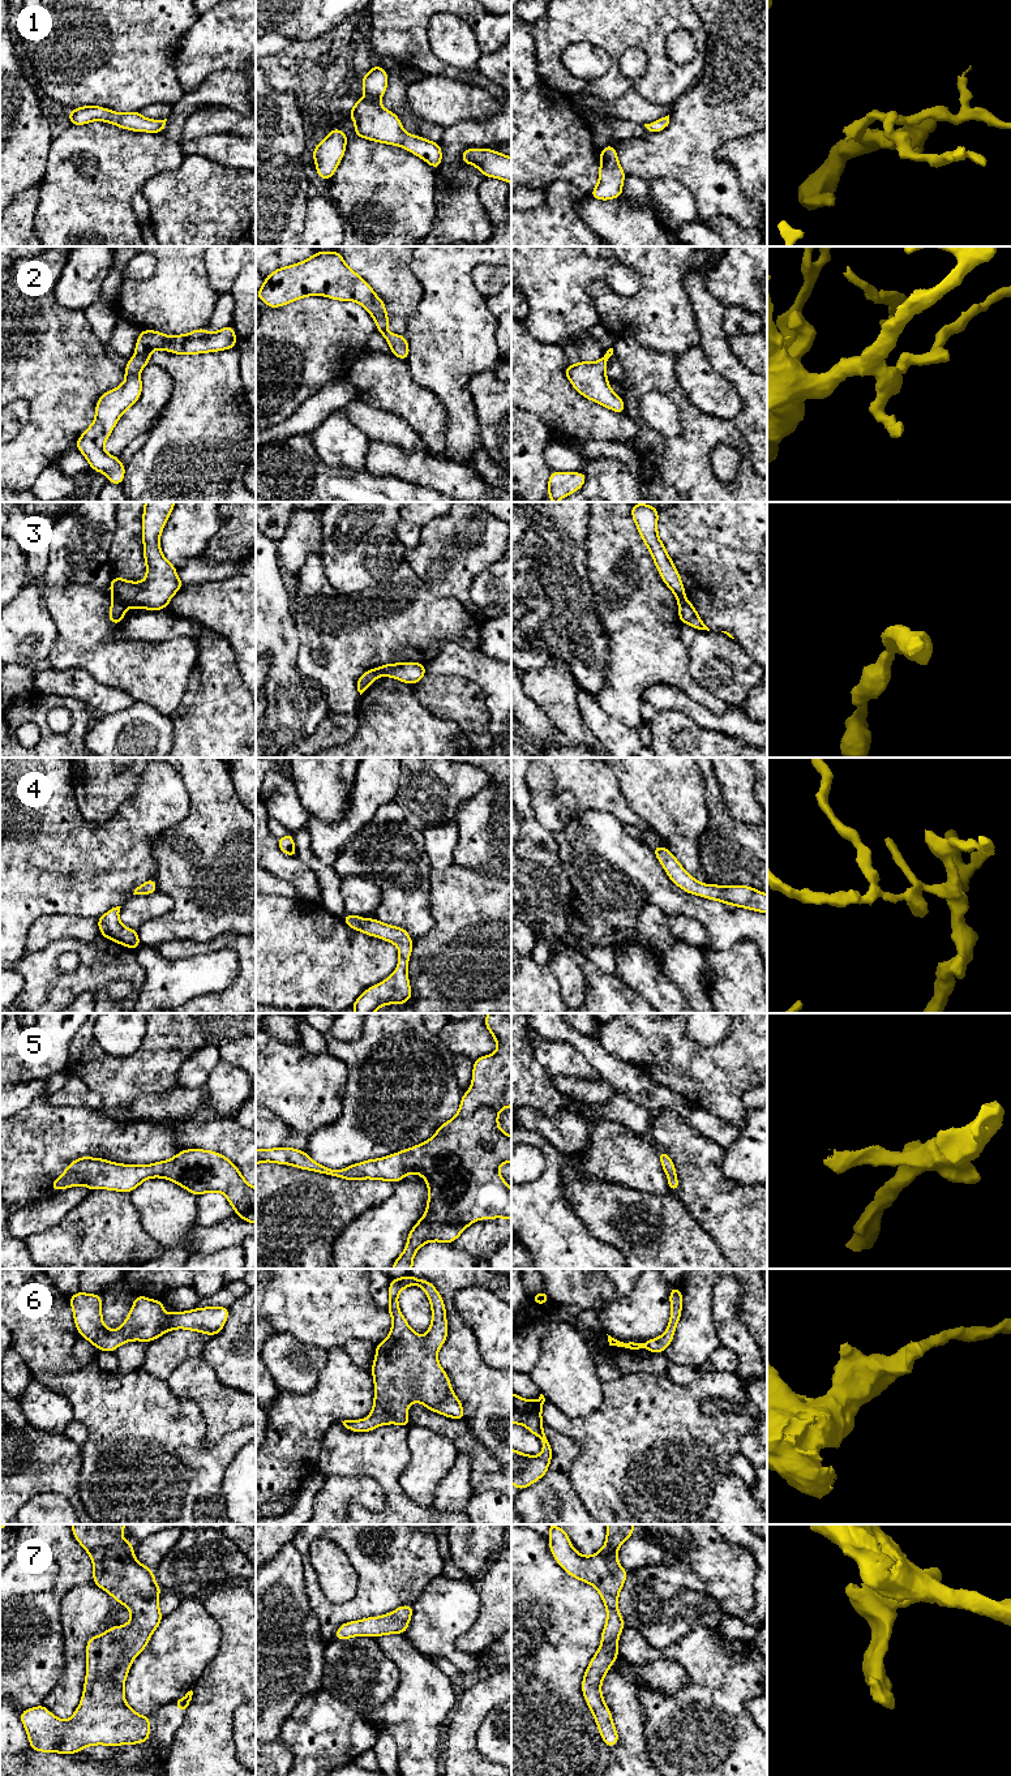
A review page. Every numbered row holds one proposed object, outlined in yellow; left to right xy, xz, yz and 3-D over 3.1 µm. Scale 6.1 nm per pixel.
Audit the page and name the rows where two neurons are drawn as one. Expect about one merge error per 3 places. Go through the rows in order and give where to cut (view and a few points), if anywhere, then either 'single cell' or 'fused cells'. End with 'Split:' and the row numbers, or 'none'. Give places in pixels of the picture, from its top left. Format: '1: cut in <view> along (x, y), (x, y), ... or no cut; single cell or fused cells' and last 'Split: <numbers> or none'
1: no cut; single cell
2: no cut; single cell
3: cut in xy along (114, 593), (124, 605); fused cells
4: no cut; single cell
5: no cut; single cell
6: no cut; single cell
7: no cut; single cell
Split: 3

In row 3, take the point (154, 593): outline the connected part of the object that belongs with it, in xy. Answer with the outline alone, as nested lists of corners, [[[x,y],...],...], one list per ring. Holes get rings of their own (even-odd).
[[[145,502],[142,514],[143,557],[146,579],[127,582],[113,576],[110,591],[130,608],[160,610],[168,606],[171,597],[184,585],[176,567],[163,555],[159,537],[176,502]]]

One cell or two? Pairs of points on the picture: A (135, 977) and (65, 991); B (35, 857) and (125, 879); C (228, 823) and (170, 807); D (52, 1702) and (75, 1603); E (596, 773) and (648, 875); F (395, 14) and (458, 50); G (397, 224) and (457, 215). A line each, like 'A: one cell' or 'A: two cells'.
A: one cell
B: one cell
C: two cells
D: one cell
E: two cells
F: two cells
G: two cells

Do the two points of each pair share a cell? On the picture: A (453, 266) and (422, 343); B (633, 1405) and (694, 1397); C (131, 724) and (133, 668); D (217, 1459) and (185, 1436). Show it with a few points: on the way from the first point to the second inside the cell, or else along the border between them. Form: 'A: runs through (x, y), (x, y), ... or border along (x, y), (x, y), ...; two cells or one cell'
A: runs through (449, 286), (449, 316), (441, 324); one cell
B: runs through (648, 1407), (679, 1407); one cell
C: border along (135, 700), (150, 704), (163, 713); two cells
D: runs through (209, 1459), (191, 1444); one cell

